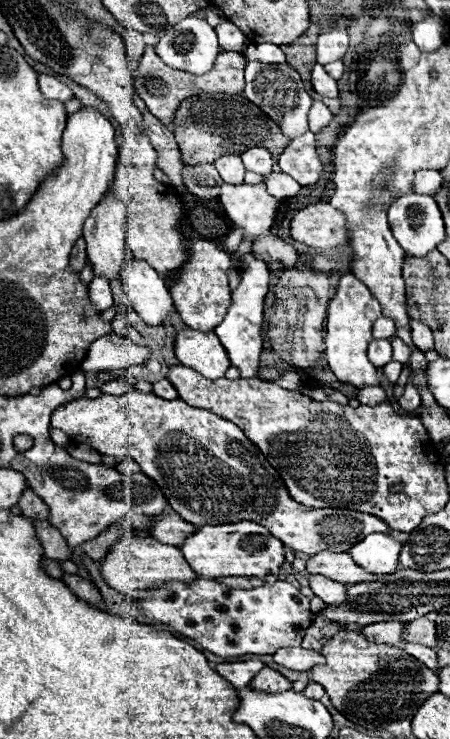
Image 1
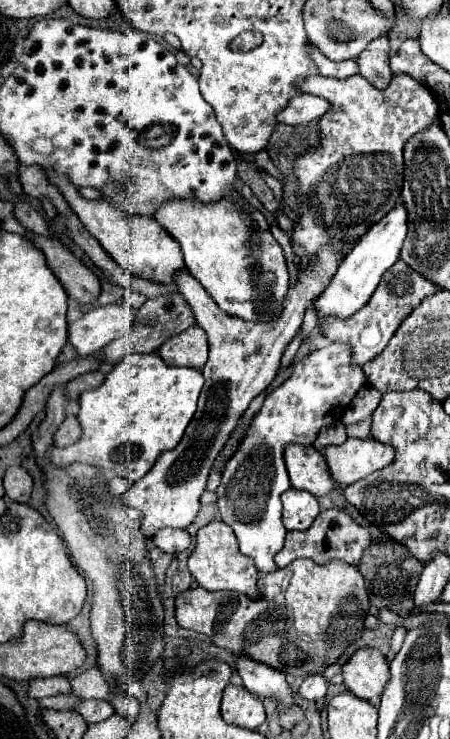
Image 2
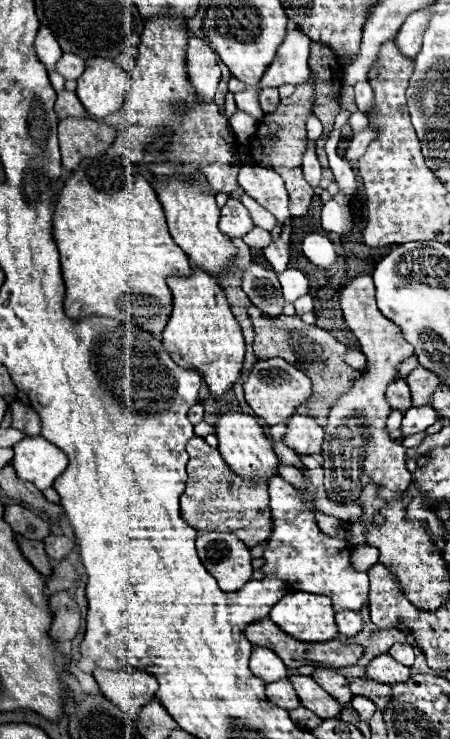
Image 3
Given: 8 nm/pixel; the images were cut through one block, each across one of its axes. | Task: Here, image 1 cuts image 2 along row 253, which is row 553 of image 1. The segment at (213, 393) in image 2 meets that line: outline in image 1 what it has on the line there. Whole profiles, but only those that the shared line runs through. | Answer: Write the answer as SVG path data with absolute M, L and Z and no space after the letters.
M318 552L310 556L306 562L306 572L322 574L330 580L338 580L342 584L362 584L362 582L376 582L378 574L366 572L358 564L354 564L348 552Z

